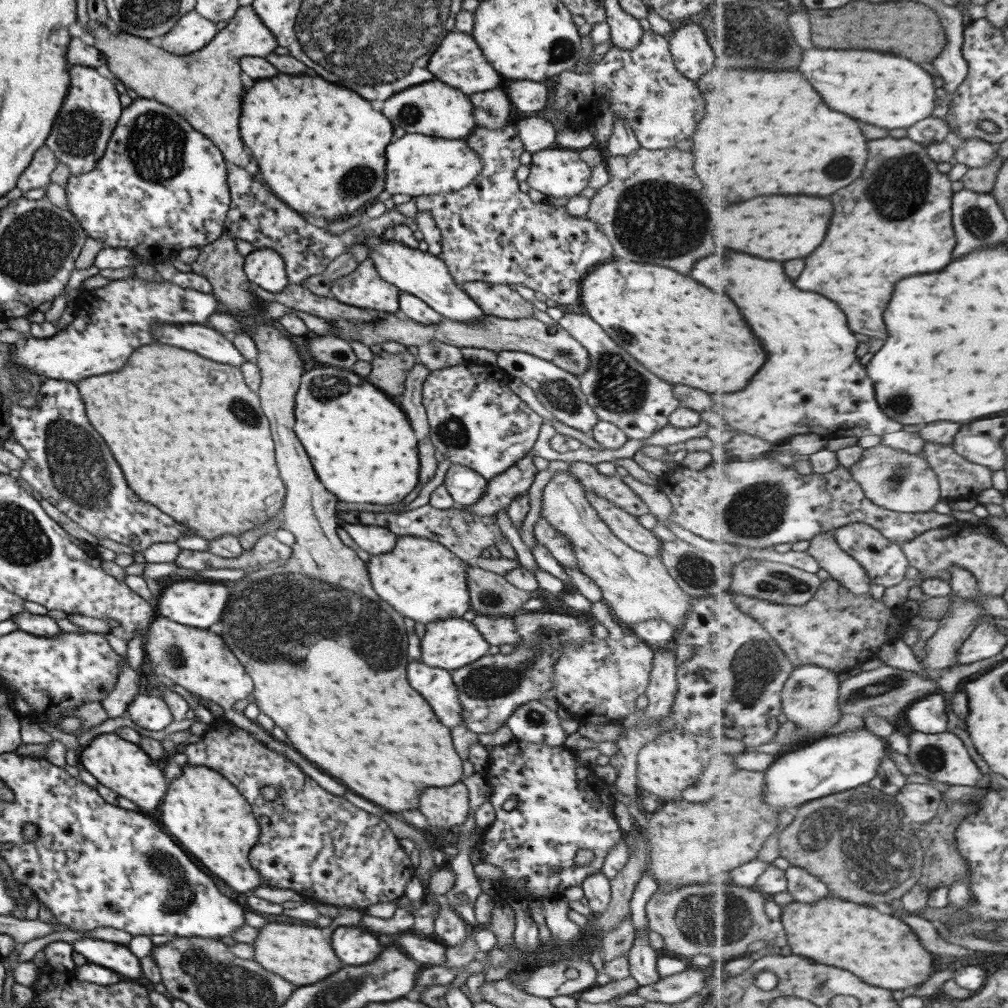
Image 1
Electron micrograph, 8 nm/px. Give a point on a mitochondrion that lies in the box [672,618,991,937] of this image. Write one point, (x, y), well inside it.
(868, 829)

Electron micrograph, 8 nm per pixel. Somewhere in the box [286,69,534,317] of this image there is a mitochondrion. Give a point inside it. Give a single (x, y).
(359, 180)

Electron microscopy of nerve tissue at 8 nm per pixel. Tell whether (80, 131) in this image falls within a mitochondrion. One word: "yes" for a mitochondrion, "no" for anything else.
yes

